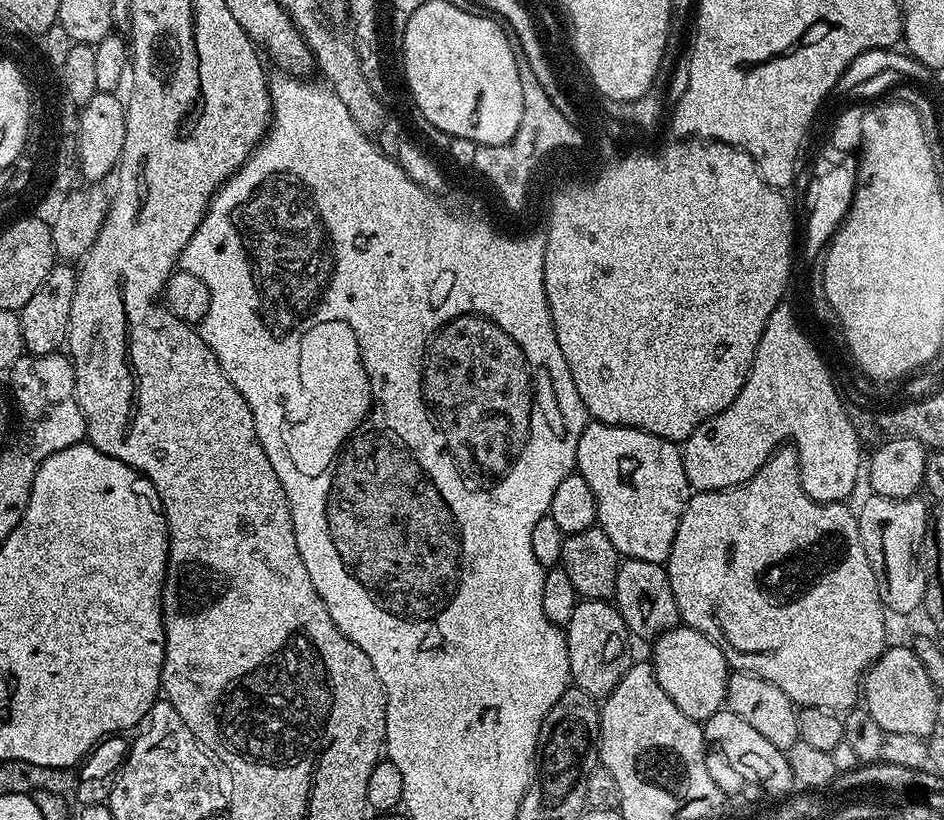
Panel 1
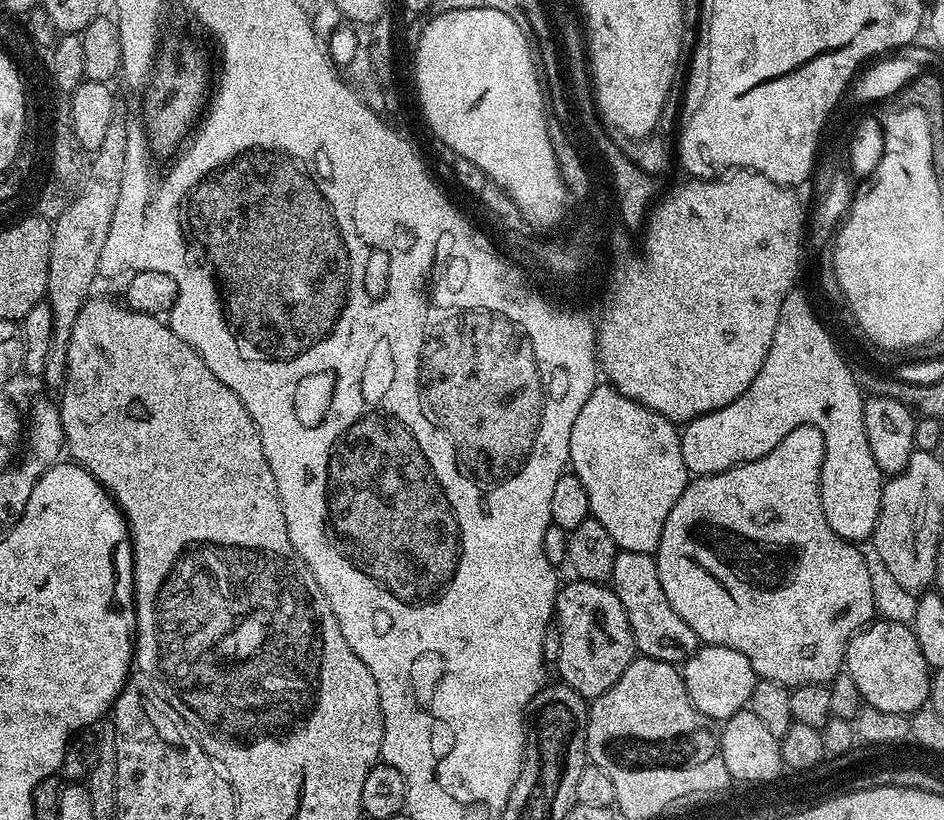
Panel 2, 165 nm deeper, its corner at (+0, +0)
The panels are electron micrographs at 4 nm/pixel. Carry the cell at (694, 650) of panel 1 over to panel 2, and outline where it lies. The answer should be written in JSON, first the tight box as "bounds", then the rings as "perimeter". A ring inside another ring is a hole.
{"bounds":[682,644,758,722],"perimeter":[[[717,644],[697,648],[695,654],[684,661],[682,675],[694,706],[713,722],[729,720],[734,714],[745,711],[749,707],[752,691],[758,679],[746,654]]]}

